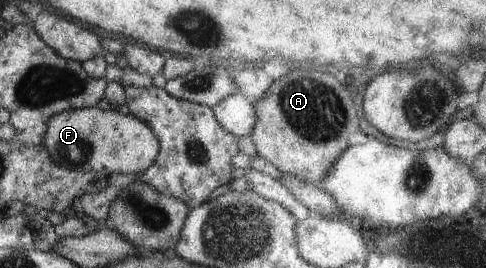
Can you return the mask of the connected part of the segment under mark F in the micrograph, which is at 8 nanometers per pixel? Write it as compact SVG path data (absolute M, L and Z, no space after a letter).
M94 106L55 113L48 118L41 144L49 158L60 167L80 172L98 172L105 176L112 174L133 174L144 171L158 153L158 142L146 122L137 117L122 115L117 109L101 110Z

